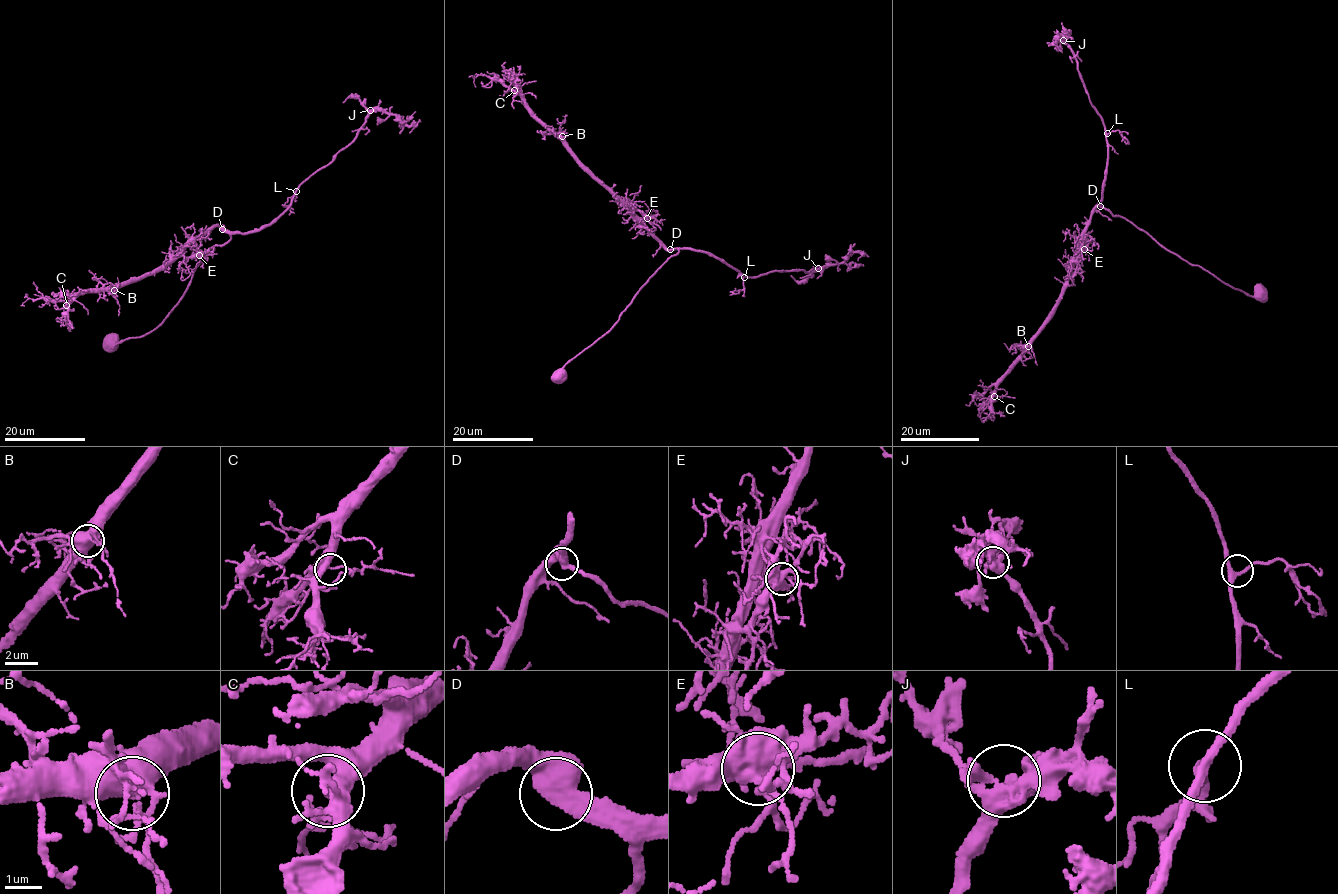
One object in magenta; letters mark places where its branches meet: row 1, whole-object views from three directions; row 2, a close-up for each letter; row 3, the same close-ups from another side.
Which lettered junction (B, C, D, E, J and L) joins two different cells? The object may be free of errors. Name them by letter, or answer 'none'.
none

